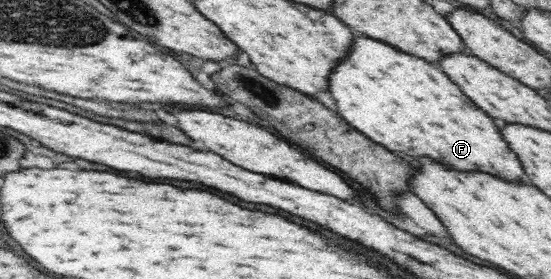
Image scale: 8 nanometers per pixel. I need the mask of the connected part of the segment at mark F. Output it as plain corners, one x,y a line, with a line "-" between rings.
358,35
350,56
334,70
330,94
346,122
390,152
400,152
417,161
424,158
436,160
455,173
484,172
506,182
530,183
521,158
506,141
499,121
478,108
453,79
433,62

